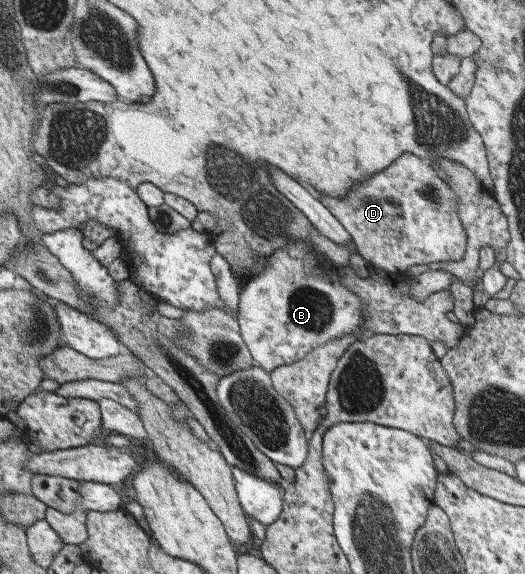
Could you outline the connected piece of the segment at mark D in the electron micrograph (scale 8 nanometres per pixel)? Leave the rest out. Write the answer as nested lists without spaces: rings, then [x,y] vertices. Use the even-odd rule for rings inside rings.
[[[410,153],[401,154],[387,168],[368,180],[353,186],[343,198],[318,194],[317,200],[341,223],[349,233],[359,254],[372,267],[387,272],[405,271],[413,265],[431,262],[457,262],[466,251],[466,231],[458,216],[458,199],[445,181],[441,181],[428,162]]]

